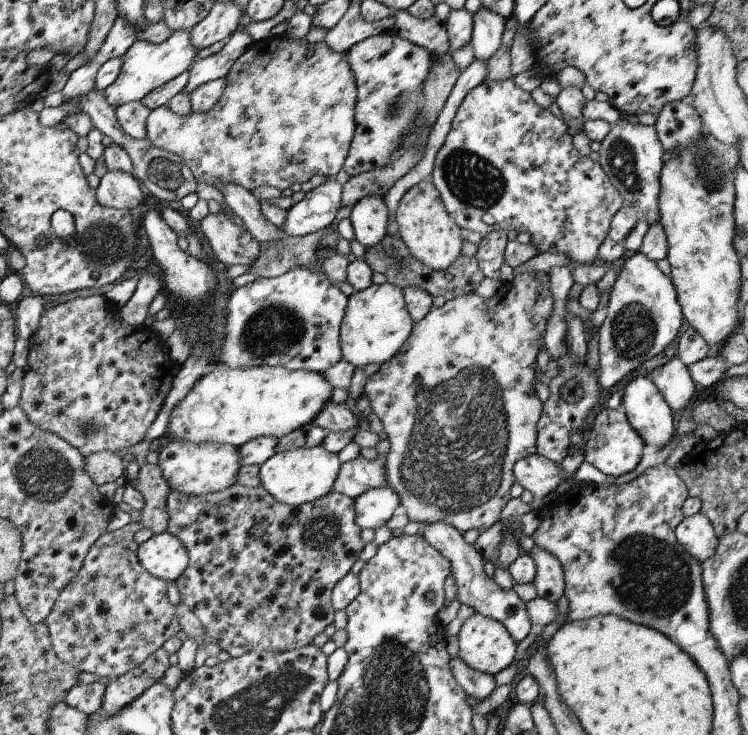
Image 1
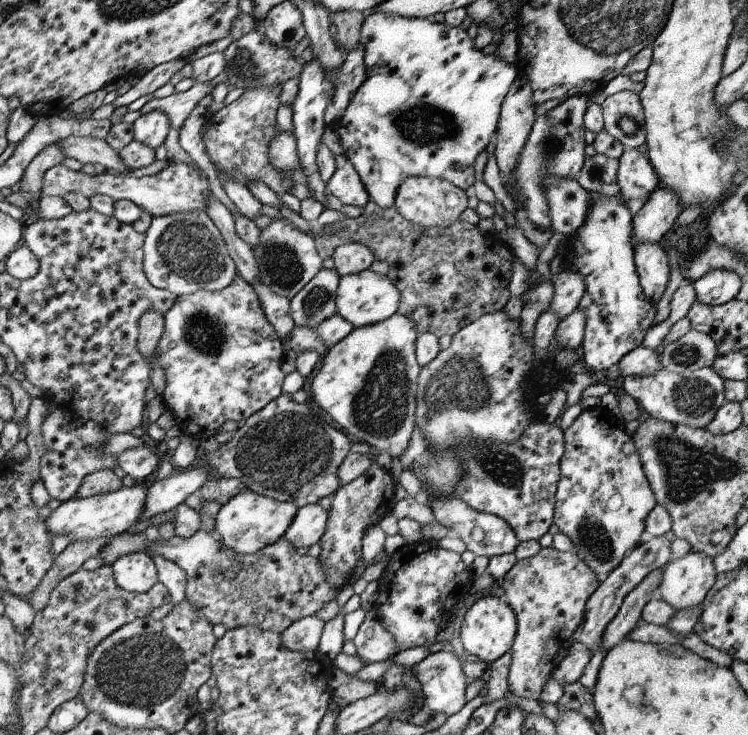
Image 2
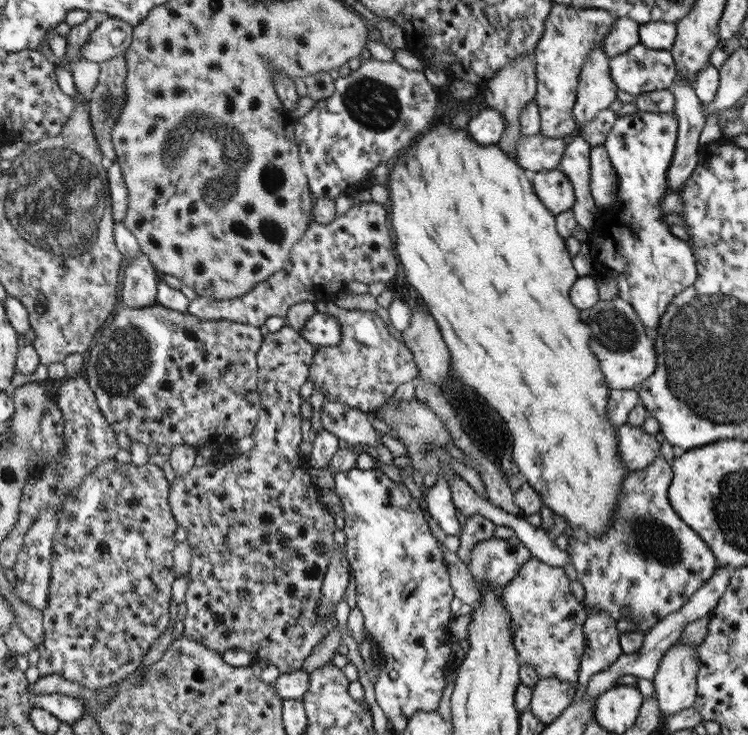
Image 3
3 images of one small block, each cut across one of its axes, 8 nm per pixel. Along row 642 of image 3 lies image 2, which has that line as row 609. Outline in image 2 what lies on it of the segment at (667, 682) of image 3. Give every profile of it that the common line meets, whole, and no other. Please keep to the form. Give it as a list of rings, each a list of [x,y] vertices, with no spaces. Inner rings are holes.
[[[692,550],[681,558],[670,560],[664,568],[659,586],[662,594],[661,599],[672,605],[676,611],[700,605],[715,583],[718,573],[712,558]]]

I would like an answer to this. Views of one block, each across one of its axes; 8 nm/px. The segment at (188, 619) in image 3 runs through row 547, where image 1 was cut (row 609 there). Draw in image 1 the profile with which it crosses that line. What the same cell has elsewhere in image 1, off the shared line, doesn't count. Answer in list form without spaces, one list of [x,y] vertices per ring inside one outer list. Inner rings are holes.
[[[234,483],[226,490],[205,494],[204,496],[192,496],[182,494],[181,491],[169,490],[167,513],[166,532],[181,539],[186,550],[189,551],[189,568],[175,581],[181,602],[188,606],[198,617],[198,620],[204,626],[208,639],[218,642],[221,650],[226,650],[231,657],[239,657],[250,651],[283,653],[308,646],[312,643],[317,634],[324,633],[326,626],[334,622],[336,610],[331,603],[333,588],[350,572],[350,568],[358,560],[358,556],[360,556],[365,546],[361,537],[362,529],[356,524],[354,499],[348,498],[345,494],[340,494],[334,490],[314,502],[308,502],[308,504],[302,504],[302,506],[296,506],[296,508],[288,506],[288,504],[280,504],[278,499],[275,499],[262,485],[246,488],[241,484]]]

